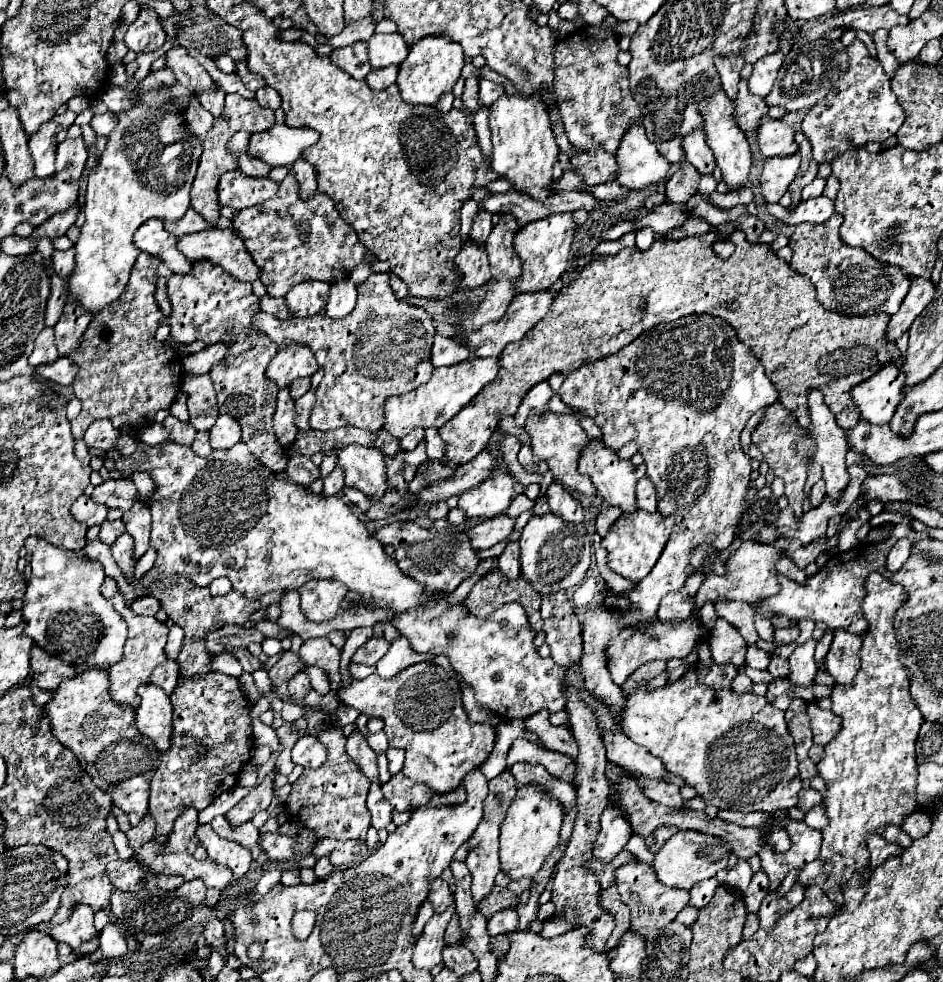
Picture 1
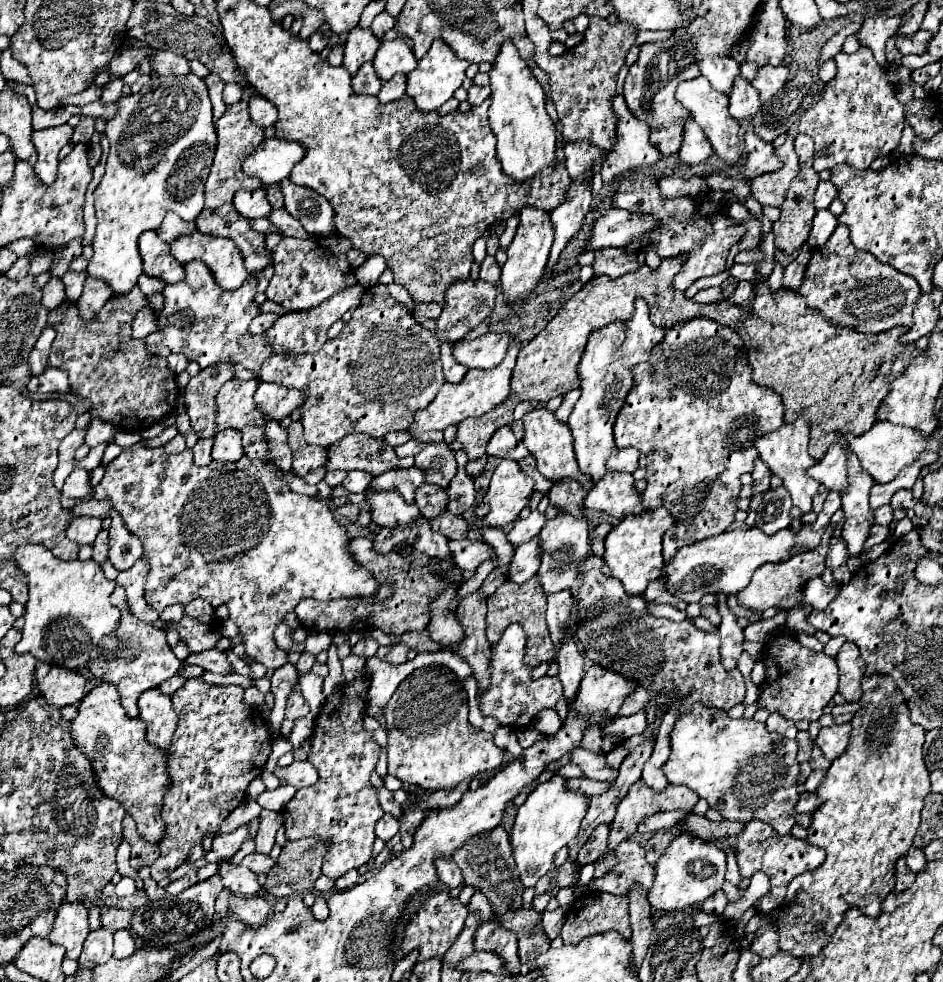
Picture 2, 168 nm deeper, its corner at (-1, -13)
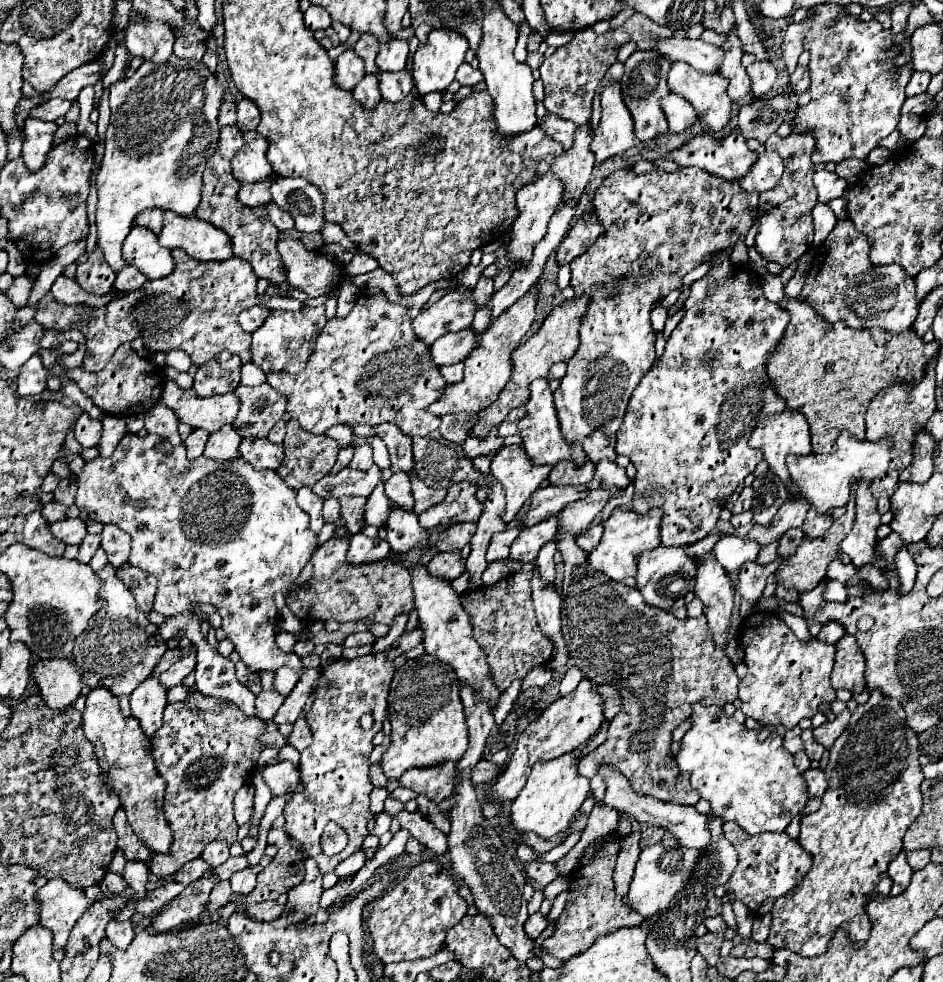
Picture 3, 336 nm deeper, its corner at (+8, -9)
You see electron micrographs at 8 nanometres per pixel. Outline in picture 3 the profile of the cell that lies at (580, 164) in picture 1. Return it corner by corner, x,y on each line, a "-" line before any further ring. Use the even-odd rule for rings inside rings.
549,114
543,122
539,122
539,126
543,128
545,134
549,134
553,140
561,142
563,150
569,150
573,146
573,134
577,130
577,126
573,122
567,122
563,118
555,118
553,114

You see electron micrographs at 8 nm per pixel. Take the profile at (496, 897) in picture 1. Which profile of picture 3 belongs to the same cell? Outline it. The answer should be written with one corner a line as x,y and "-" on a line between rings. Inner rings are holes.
535,912
535,914
531,914
531,916
527,918
523,930
525,930
525,934
527,934
531,940
535,940
535,938
545,930
545,926
547,926
547,918
545,918
541,912

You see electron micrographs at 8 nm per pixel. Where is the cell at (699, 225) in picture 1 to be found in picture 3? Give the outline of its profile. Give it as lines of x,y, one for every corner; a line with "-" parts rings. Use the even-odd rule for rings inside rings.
661,168
649,174
615,170
595,192
593,206
605,226
605,234
601,234
587,252
571,262
571,286
575,288
575,297
585,292
591,296
591,302
587,314
581,318
581,344
567,364
565,378
555,390
555,408
563,438
569,444
581,444
587,460
597,464
603,458
617,458
615,432
623,422
629,396
639,384
639,378
655,362
655,330
649,320
653,304
665,298
671,290
679,290
683,276
701,266
707,254
735,246
747,236
753,212
757,210
757,194
747,194
737,182
717,178
699,168
681,168
675,174
-
645,256
655,256
659,260
659,268
647,278
639,270

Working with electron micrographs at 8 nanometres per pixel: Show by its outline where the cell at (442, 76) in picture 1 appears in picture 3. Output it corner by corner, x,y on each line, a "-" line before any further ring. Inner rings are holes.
431,30
427,44
419,46
417,52
413,54
411,76
413,76
415,92
419,96
425,96
429,92
445,92
449,84
455,80
455,72
463,64
467,48
469,48
467,40
461,34
455,34
453,30

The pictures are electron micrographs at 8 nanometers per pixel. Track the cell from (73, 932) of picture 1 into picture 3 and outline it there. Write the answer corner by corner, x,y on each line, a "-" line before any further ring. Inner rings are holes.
61,878
49,880
43,888
39,888
37,900
41,902
39,924
53,932
53,948
65,950
69,932
79,914
83,914
83,910
87,908
89,900
83,892
69,888

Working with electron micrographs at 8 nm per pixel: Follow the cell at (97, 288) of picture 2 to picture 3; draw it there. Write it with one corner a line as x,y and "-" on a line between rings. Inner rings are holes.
95,250
87,262
77,266
77,276
75,280
79,282
79,286
95,296
103,296
113,288
115,282
115,274
111,272
111,268
107,266
107,262
103,262
103,254
99,254
99,250

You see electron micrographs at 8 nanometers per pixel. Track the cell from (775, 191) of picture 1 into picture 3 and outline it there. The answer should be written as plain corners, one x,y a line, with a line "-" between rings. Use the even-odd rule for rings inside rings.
749,140
751,150
759,154
759,162
741,178
741,188
745,192
765,192
771,190
783,176
783,160
777,152
767,152
763,144

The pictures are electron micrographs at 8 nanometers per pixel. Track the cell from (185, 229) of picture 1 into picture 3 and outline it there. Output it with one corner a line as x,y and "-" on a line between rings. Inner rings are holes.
153,208
153,210
145,210
143,214
139,214
133,224
135,224
135,226
137,226
137,224
139,224
139,226
145,226
145,228
149,228
151,232
159,234
159,232
161,232
161,222
163,222
163,210
161,210
161,208

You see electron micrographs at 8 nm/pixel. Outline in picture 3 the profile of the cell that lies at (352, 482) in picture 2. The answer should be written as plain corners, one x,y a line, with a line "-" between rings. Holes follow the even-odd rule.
363,444
363,446
355,446
355,454
353,460
349,464
349,468
357,468
357,470
367,470
373,464
373,454
371,454
371,446

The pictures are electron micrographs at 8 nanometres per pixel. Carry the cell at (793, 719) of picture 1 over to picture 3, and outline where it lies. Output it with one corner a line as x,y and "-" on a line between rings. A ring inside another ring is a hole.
795,726
795,728
791,728
791,730
785,732
785,736
783,736
783,746
785,746
791,754
797,754
797,752
803,750
801,728
799,728
799,726

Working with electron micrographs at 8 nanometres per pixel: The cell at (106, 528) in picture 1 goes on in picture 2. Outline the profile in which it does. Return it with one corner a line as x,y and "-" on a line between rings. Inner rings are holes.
102,530
102,532
96,536
96,542
94,542
92,546
94,546
92,558
94,558
98,564
102,564
102,562
108,558
108,548
110,548
110,544
108,544
108,530

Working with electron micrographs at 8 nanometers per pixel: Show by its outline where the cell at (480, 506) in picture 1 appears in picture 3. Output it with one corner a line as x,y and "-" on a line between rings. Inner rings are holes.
503,446
491,460
491,474
503,486
507,508
501,514
503,522
511,522
523,502
549,476
553,466
533,466
517,446

